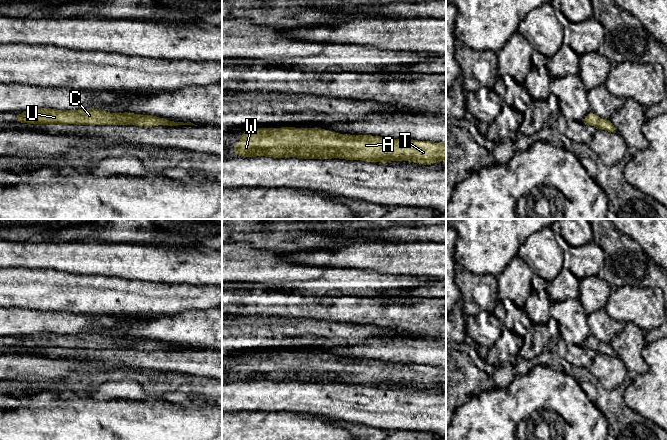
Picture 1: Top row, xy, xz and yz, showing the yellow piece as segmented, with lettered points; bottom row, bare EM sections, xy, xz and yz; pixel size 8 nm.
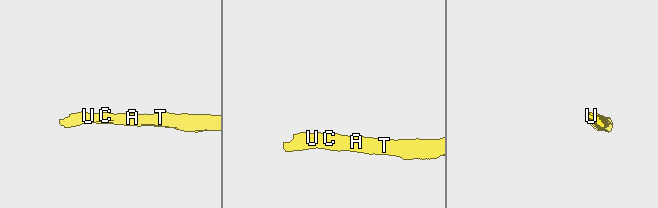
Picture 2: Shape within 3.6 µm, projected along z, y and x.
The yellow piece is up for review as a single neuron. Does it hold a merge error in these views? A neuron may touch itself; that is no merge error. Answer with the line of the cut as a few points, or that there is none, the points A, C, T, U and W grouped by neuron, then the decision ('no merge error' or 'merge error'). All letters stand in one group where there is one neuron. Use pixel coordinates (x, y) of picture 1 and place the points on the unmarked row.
no cut | A C T U W | no merge error

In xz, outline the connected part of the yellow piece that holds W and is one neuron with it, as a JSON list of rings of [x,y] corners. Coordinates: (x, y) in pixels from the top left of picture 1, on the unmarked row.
[[[258,352],[241,358],[241,365],[232,374],[240,381],[266,380],[273,382],[297,381],[305,383],[341,382],[368,386],[412,385],[425,390],[437,385],[446,386],[446,368],[430,365],[399,364],[380,360],[339,358],[317,352]]]

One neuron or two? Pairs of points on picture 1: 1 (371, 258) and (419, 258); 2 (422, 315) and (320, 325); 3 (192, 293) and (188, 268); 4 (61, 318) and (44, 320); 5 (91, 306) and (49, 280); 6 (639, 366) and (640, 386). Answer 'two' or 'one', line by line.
1: one
2: two
3: two
4: one
5: one
6: two

